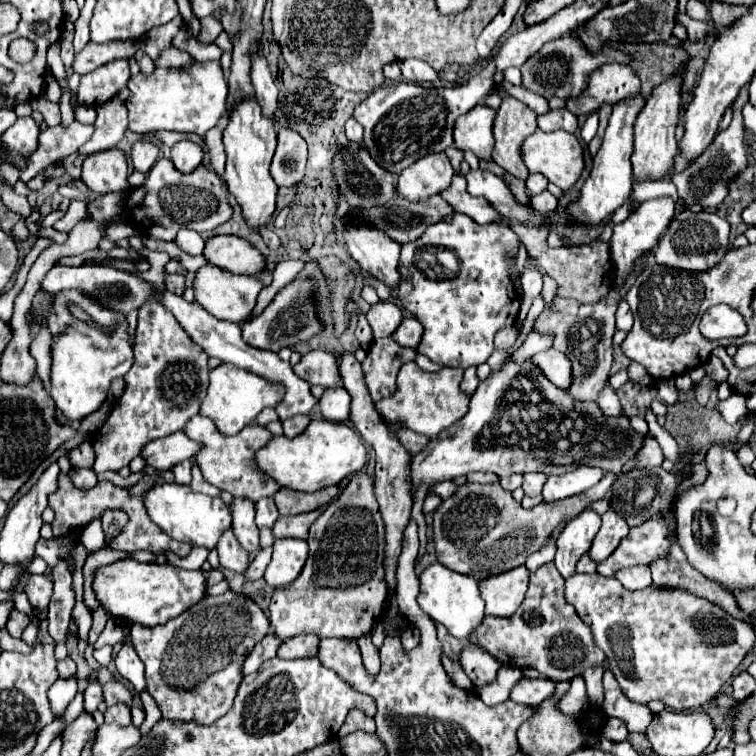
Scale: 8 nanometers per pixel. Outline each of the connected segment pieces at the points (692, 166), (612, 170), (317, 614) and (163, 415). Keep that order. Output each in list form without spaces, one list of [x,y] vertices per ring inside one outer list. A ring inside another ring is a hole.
[[[745,84],[739,90],[739,96],[733,102],[733,120],[727,126],[727,130],[719,132],[701,156],[697,156],[693,162],[689,162],[681,172],[675,172],[671,176],[671,182],[677,186],[677,192],[679,192],[677,212],[689,208],[695,202],[699,202],[705,208],[719,206],[729,194],[727,186],[729,186],[731,178],[735,178],[737,174],[741,174],[747,168],[749,150],[747,150],[747,144],[745,144],[745,126],[743,126],[743,116],[741,116],[741,110],[747,102],[749,102],[749,84]]]
[[[641,94],[625,98],[613,106],[613,114],[609,118],[603,144],[599,152],[593,156],[593,170],[581,190],[581,198],[577,204],[569,206],[563,214],[567,220],[597,226],[603,220],[609,220],[611,214],[627,200],[631,192],[631,184],[633,184],[633,170],[631,170],[631,160],[629,160],[633,152],[633,124],[643,106],[645,106],[645,98]]]
[[[355,474],[309,530],[309,558],[299,578],[271,598],[271,626],[285,640],[297,634],[357,640],[367,636],[387,610],[385,524],[373,492],[373,476]]]
[[[155,292],[153,298],[149,298],[141,308],[139,308],[139,322],[137,322],[137,332],[135,332],[135,364],[131,370],[125,374],[125,392],[119,396],[117,406],[113,406],[109,418],[105,424],[99,428],[99,432],[93,434],[91,442],[95,446],[95,472],[105,472],[105,470],[119,470],[123,466],[129,466],[129,462],[141,454],[141,448],[149,440],[163,438],[167,434],[173,434],[177,430],[183,430],[185,424],[199,414],[201,402],[205,398],[207,386],[209,386],[209,356],[203,352],[199,344],[195,344],[187,332],[179,326],[175,316],[159,302],[161,292]],[[159,380],[167,380],[163,386]]]

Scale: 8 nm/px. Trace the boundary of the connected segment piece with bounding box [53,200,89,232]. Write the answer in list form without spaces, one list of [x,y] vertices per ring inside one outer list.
[[[71,200],[69,210],[65,212],[65,216],[63,216],[61,220],[57,220],[57,222],[53,224],[53,230],[57,230],[57,232],[71,232],[71,228],[73,228],[77,222],[85,220],[87,216],[89,216],[87,206],[81,204],[79,200]]]

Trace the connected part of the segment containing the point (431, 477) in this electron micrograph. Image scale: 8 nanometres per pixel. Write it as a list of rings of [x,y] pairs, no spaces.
[[[509,358],[507,364],[503,364],[497,372],[491,372],[477,386],[465,418],[453,424],[447,432],[441,432],[435,440],[429,440],[423,452],[413,456],[411,476],[413,486],[417,486],[419,482],[427,482],[431,486],[469,472],[495,472],[499,476],[511,476],[515,472],[545,472],[547,476],[551,476],[571,472],[579,466],[597,466],[603,472],[621,474],[621,468],[643,448],[645,438],[647,434],[631,428],[627,416],[605,416],[595,402],[575,400],[569,392],[551,384],[541,368],[531,360],[517,364]]]

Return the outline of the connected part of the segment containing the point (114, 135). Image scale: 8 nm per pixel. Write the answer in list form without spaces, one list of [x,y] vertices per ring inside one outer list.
[[[118,97],[97,106],[96,112],[95,131],[87,144],[79,148],[81,154],[93,154],[115,147],[128,129],[128,110]]]

